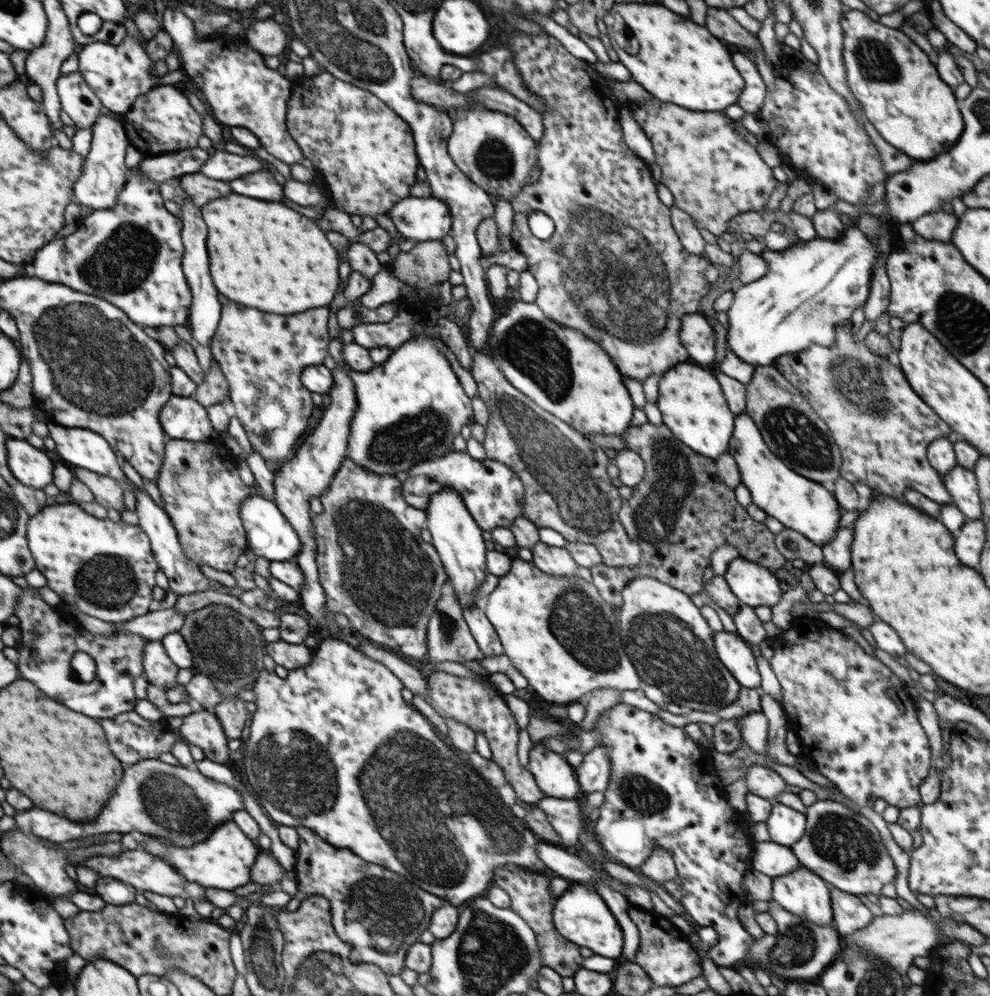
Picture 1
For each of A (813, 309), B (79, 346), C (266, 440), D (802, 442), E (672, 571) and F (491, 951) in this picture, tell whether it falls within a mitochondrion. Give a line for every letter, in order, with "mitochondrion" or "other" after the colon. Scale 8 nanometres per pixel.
A: mitochondrion
B: mitochondrion
C: mitochondrion
D: mitochondrion
E: other
F: mitochondrion

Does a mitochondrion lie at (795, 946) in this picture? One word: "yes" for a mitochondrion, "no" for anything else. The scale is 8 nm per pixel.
yes

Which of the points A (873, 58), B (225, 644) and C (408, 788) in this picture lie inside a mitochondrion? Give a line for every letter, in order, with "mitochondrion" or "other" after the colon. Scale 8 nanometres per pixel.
A: mitochondrion
B: mitochondrion
C: mitochondrion

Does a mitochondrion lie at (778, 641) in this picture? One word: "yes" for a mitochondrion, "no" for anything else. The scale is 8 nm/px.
no

